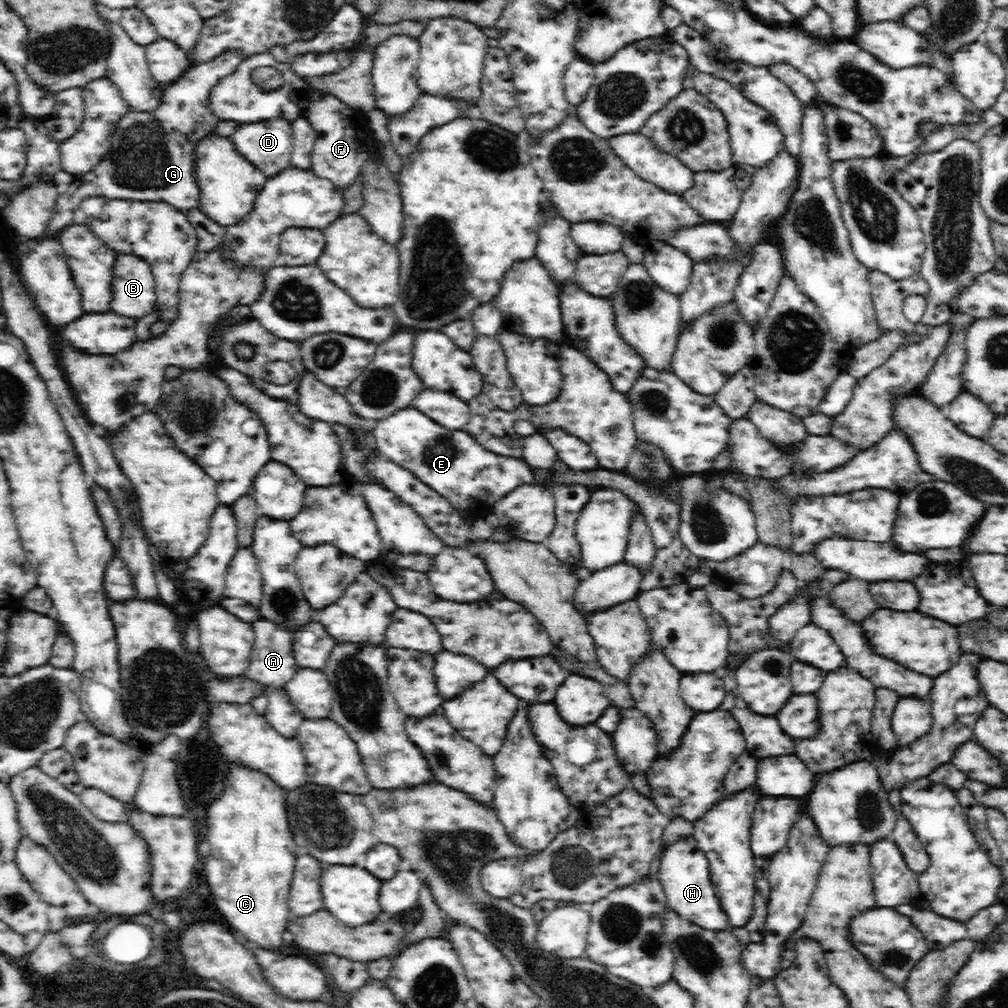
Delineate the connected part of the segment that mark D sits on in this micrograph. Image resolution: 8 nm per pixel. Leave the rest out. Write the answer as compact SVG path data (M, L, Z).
M286 118L242 123L230 139L254 166L267 177L291 166L293 132Z

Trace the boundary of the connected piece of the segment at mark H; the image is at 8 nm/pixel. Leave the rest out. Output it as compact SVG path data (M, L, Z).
M688 836L686 840L680 840L664 850L660 858L659 878L668 895L668 903L678 912L678 916L706 930L729 930L730 919L717 897L717 891L711 880L708 857L693 836Z

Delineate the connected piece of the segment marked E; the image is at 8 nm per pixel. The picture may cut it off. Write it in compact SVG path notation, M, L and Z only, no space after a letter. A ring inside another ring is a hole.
M404 408L386 420L378 420L374 436L374 450L383 458L412 471L474 521L492 513L493 506L517 486L534 483L534 474L522 459L494 454L466 431L450 430L416 408Z

